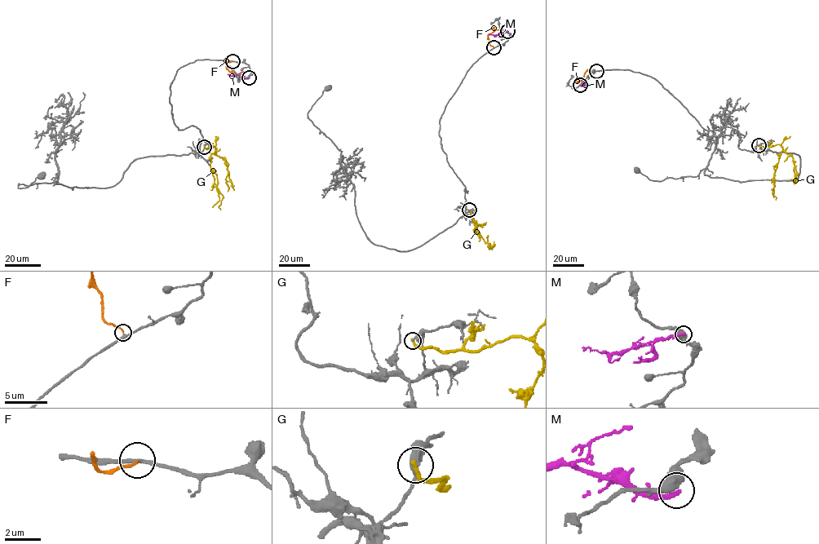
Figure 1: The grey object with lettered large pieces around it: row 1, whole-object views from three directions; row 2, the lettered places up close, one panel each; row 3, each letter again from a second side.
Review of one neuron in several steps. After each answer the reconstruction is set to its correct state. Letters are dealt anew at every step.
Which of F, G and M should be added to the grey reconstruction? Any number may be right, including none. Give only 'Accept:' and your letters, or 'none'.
Accept: F

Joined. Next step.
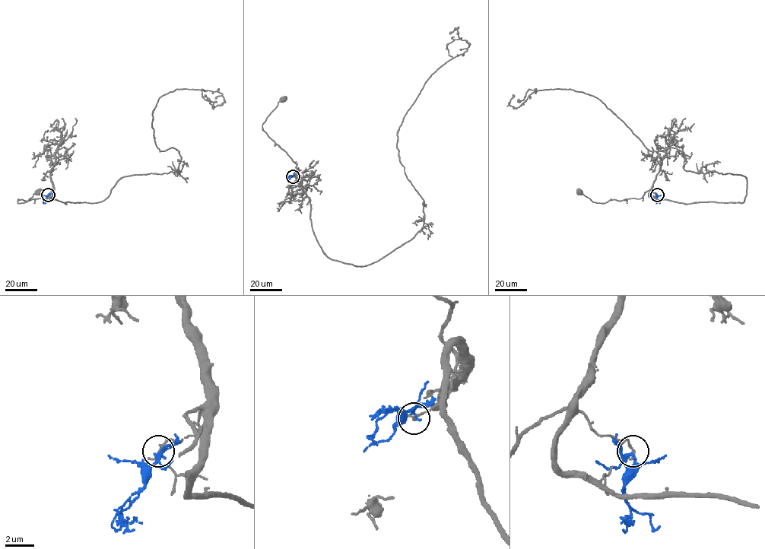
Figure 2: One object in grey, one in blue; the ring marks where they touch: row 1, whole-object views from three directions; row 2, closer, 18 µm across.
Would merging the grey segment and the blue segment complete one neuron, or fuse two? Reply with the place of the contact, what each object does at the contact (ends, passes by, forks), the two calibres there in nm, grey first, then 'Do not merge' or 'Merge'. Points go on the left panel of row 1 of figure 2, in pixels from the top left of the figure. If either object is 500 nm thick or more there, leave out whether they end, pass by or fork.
Place: (48, 195). At the ring grey ends. At the ring blue forks. Thickness 160 nm (grey) against 150 nm. Do not merge

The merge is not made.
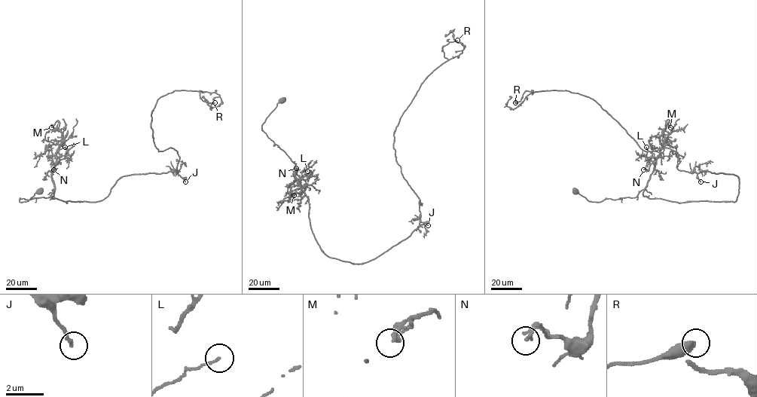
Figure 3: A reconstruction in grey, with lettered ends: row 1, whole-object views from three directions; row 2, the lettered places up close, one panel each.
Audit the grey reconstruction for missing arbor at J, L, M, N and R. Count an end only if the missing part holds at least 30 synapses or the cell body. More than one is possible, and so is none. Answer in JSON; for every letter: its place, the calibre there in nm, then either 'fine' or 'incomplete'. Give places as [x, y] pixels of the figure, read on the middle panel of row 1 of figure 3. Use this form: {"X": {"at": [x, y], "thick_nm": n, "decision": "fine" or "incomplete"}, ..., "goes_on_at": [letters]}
{"J": {"at": [428, 225], "thick_nm": 160, "decision": "fine"}, "L": {"at": [307, 171], "thick_nm": 110, "decision": "fine"}, "M": {"at": [294, 195], "thick_nm": 200, "decision": "fine"}, "N": {"at": [296, 168], "thick_nm": 180, "decision": "fine"}, "R": {"at": [457, 40], "thick_nm": 480, "decision": "fine"}, "goes_on_at": []}

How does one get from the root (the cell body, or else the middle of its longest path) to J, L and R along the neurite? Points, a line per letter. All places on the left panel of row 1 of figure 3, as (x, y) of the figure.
J: (40, 190), (19, 201), (48, 197), (53, 189), (52, 198), (96, 202), (133, 174), (175, 171), (185, 181)
L: (40, 190), (28, 200), (19, 201), (50, 195), (54, 187), (52, 170), (59, 160), (59, 151), (65, 147)
R: (40, 190), (19, 201), (177, 173), (157, 100), (215, 102)

